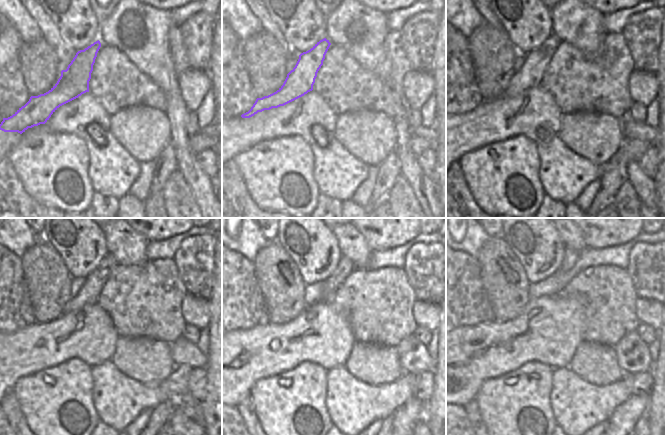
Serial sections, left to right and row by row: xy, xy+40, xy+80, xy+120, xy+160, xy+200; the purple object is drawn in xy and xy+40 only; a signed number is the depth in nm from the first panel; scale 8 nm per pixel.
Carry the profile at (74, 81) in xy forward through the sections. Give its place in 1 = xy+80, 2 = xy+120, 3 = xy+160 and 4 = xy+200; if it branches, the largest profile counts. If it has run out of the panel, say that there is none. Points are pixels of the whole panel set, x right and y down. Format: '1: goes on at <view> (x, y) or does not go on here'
1: goes on at xy+80 (530, 74)
2: goes on at xy+120 (88, 294)
3: goes on at xy+160 (345, 266)
4: goes on at xy+200 (570, 257)

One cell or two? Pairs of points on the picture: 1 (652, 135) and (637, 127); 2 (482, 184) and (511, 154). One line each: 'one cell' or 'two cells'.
1: one cell
2: one cell

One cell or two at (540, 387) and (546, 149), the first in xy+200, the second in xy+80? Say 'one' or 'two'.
two

